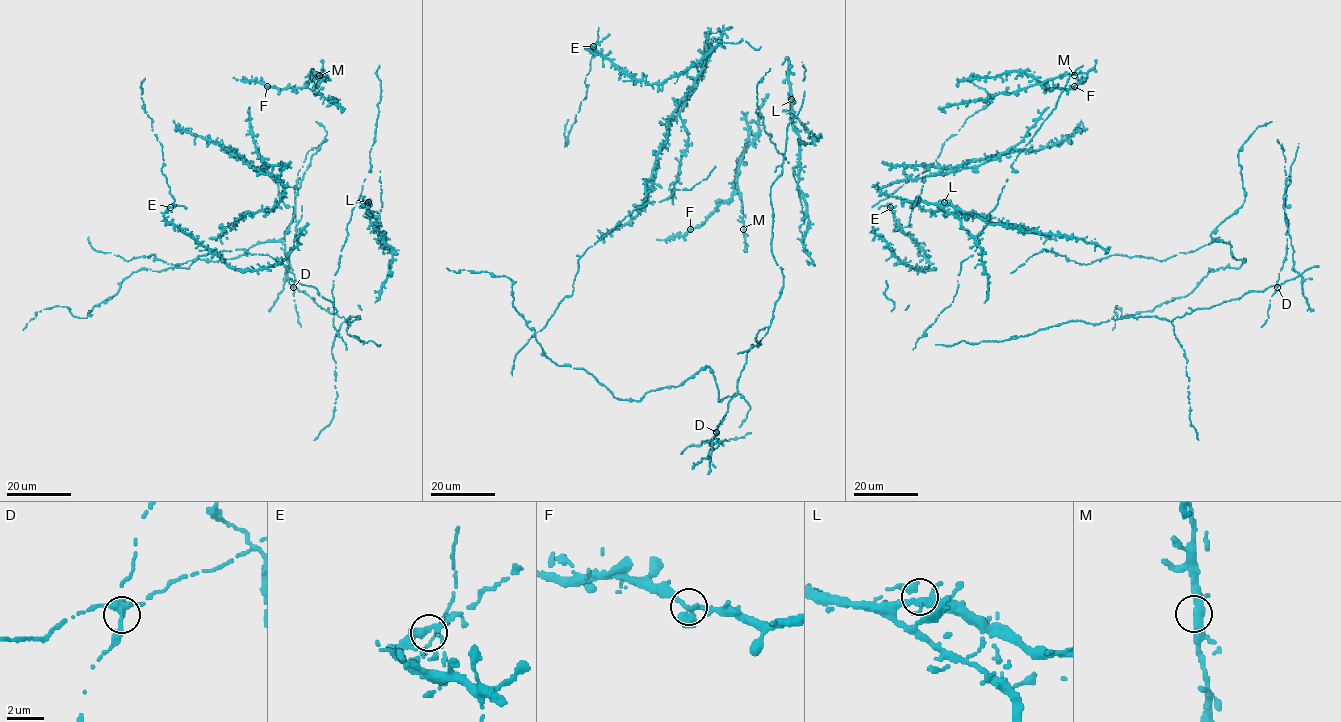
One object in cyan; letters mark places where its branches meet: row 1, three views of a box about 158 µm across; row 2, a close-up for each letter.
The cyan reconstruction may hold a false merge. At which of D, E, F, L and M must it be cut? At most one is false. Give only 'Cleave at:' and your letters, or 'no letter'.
Cleave at: D

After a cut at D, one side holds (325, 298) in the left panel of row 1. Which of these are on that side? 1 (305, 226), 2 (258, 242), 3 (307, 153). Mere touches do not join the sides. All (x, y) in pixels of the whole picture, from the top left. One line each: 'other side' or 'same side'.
1: same side
2: other side
3: other side

